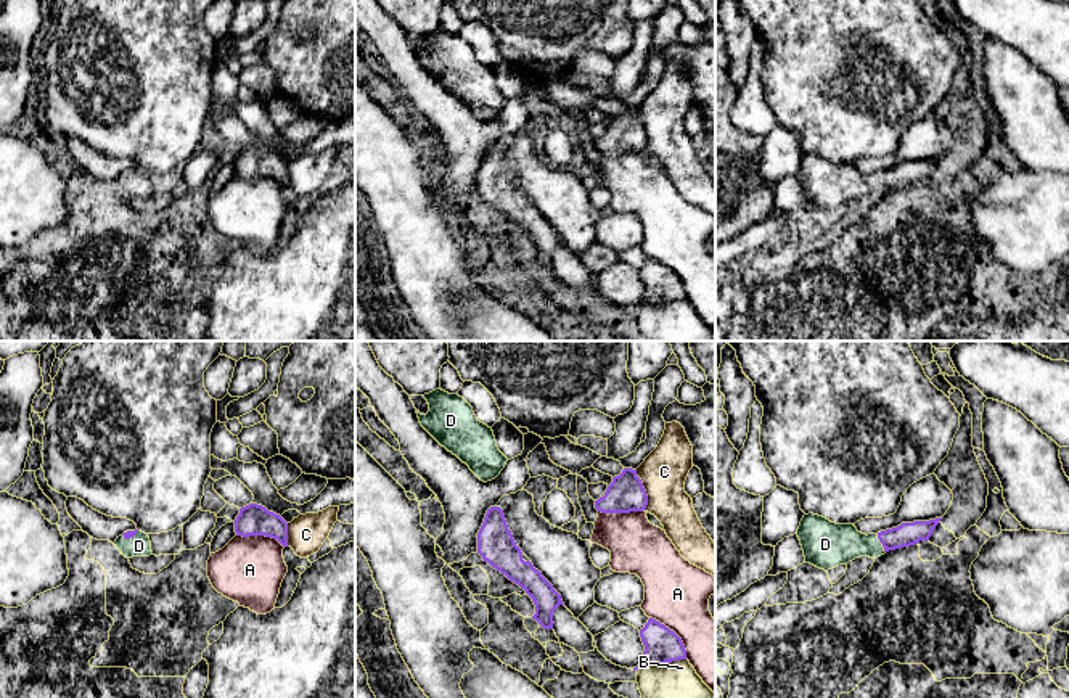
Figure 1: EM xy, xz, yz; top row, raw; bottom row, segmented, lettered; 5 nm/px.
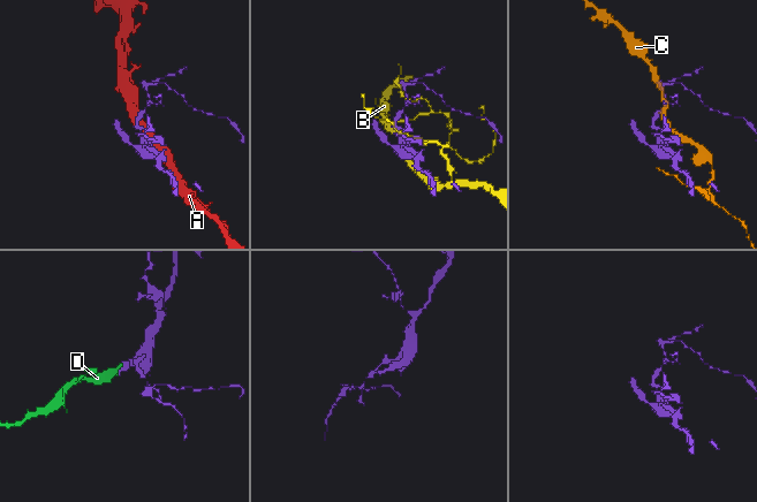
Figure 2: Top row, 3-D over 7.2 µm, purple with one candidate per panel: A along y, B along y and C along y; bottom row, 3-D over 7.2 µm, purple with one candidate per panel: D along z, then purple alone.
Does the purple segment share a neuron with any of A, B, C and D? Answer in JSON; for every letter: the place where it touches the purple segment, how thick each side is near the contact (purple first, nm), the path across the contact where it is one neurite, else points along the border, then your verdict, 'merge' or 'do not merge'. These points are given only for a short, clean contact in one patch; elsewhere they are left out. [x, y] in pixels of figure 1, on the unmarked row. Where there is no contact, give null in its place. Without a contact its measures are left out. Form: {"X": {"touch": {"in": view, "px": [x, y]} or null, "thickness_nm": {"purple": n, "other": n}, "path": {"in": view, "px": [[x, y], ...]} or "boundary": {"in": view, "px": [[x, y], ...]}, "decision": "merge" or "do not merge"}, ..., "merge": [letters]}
{"A": {"touch": {"in": "xz", "px": [675, 274]}, "thickness_nm": {"purple": 180, "other": 320}, "decision": "do not merge"}, "B": {"touch": {"in": "xz", "px": [659, 303]}, "thickness_nm": {"purple": 180, "other": 340}, "decision": "do not merge"}, "C": {"touch": {"in": "xz", "px": [643, 129]}, "thickness_nm": {"purple": 180, "other": 220}, "decision": "do not merge"}, "D": {"touch": {"in": "yz", "px": [881, 182]}, "thickness_nm": {"purple": 120, "other": 220}, "path": {"in": "yz", "px": [[907, 174], [881, 182], [831, 184]]}, "decision": "merge"}, "merge": ["D"]}

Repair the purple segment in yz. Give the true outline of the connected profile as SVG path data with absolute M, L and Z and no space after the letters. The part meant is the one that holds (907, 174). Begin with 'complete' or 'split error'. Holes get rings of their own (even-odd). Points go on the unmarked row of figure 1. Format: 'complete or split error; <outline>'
split error; M809 153L804 154L796 174L804 190L804 203L828 211L860 196L878 198L889 190L929 180L940 159L902 162L897 167L866 175L854 164L836 164Z

